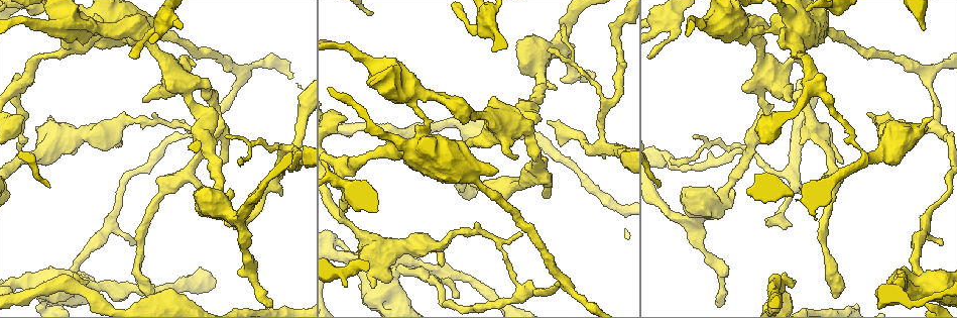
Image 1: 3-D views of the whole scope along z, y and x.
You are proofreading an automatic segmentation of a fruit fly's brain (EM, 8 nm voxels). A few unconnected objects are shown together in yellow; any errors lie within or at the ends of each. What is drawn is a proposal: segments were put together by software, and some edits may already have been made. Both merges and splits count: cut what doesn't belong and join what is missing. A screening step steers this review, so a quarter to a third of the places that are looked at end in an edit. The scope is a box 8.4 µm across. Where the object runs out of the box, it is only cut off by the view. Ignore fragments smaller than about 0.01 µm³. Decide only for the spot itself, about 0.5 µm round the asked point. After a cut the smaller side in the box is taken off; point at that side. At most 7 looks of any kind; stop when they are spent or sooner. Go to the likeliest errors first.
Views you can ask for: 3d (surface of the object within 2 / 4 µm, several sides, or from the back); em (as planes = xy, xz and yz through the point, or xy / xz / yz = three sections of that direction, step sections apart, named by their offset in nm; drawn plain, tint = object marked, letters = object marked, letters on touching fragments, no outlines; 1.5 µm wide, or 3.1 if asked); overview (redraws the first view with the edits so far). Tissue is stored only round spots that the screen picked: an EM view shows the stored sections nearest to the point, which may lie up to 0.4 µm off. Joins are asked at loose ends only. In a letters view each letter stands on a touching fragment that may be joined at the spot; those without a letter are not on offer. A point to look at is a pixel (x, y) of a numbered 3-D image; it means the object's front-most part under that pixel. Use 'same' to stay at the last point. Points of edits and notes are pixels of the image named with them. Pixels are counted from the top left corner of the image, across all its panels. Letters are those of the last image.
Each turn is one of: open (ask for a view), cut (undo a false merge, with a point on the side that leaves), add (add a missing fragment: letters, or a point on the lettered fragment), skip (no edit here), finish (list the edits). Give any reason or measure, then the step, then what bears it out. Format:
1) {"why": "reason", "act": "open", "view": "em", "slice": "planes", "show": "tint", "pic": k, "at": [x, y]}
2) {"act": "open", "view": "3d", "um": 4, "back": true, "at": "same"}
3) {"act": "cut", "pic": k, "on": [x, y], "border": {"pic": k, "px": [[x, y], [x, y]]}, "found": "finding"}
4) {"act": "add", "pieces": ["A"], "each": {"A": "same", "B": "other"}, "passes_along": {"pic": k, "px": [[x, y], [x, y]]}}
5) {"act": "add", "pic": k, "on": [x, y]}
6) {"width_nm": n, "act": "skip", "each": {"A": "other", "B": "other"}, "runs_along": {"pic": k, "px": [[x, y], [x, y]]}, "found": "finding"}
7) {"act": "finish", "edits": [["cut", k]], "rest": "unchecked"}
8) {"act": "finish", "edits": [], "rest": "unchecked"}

{"why": "an open end", "act": "open", "view": "3d", "um": 2, "pic": 1, "at": [792, 282]}

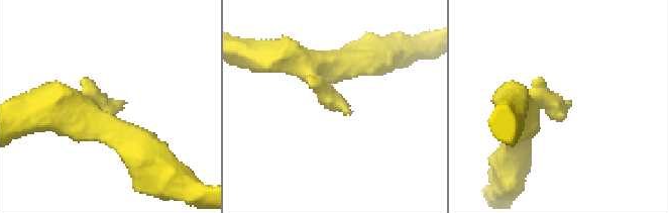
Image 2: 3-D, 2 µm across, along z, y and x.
{"why": "now the EM", "act": "open", "view": "em", "um": 3.1, "slice": "xz", "step": 16, "show": "letters", "pic": 2, "at": [348, 111]}

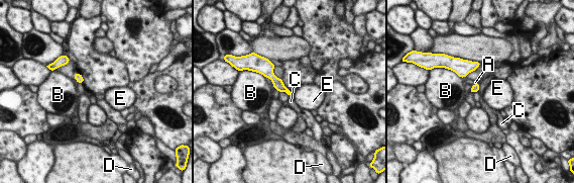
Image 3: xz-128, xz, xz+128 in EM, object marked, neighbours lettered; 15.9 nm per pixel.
{"act": "open", "view": "em", "um": 3.1, "slice": "planes", "show": "letters", "at": "same"}

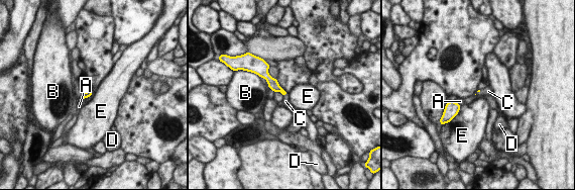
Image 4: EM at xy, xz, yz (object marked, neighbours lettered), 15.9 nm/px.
{"act": "add", "pieces": ["C"], "each": {"A": "other", "B": "other", "C": "same", "D": "other", "E": "other"}, "passes_along": {"pic": 4, "px": [[272, 84], [284, 94], [285, 101]]}, "found": "it goes on there"}

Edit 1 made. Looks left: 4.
{"why": "three-way junction", "act": "open", "view": "em", "slice": "yz", "step": 4, "show": "tint", "pic": 1, "at": [939, 129]}

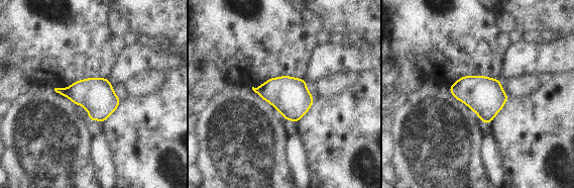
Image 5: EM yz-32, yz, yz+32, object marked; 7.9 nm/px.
{"act": "open", "view": "em", "slice": "planes", "show": "letters", "at": "same"}

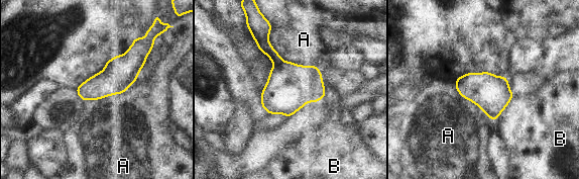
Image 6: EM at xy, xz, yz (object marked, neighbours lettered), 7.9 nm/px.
{"act": "cut", "pic": 6, "on": [290, 86], "each": {"A": "other", "B": "other"}, "border": {"pic": 6, "px": [[283, 62], [274, 66]]}, "found": "a second neuron is stuck on"}

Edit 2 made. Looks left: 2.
{"act": "finish", "edits": [["add", 4], ["cut", 6]], "rest": "unchecked"}

